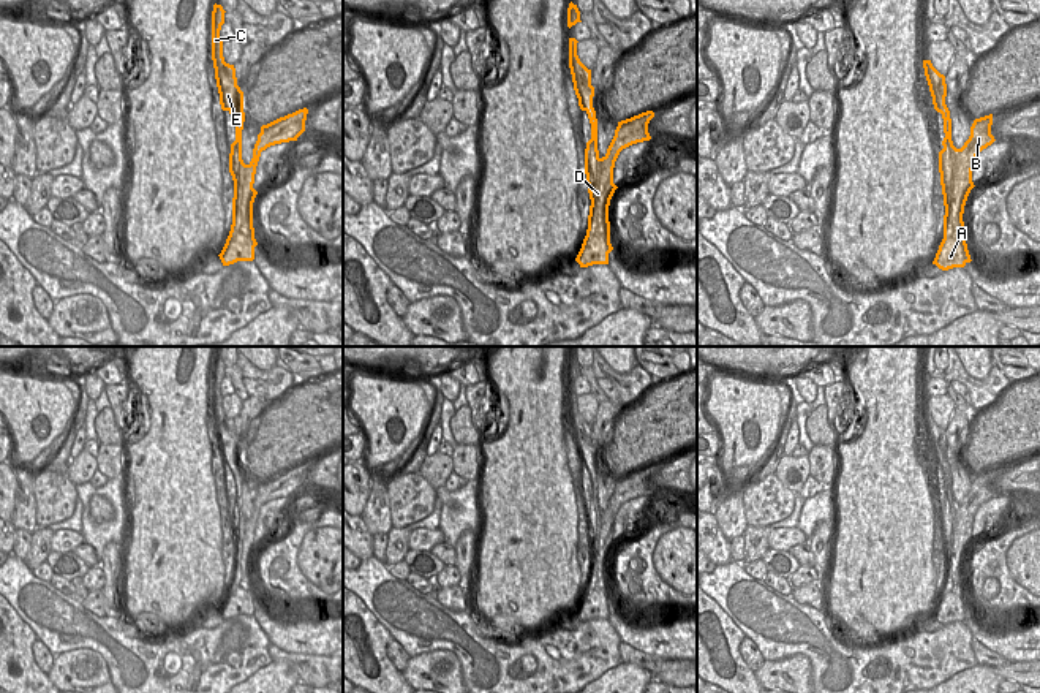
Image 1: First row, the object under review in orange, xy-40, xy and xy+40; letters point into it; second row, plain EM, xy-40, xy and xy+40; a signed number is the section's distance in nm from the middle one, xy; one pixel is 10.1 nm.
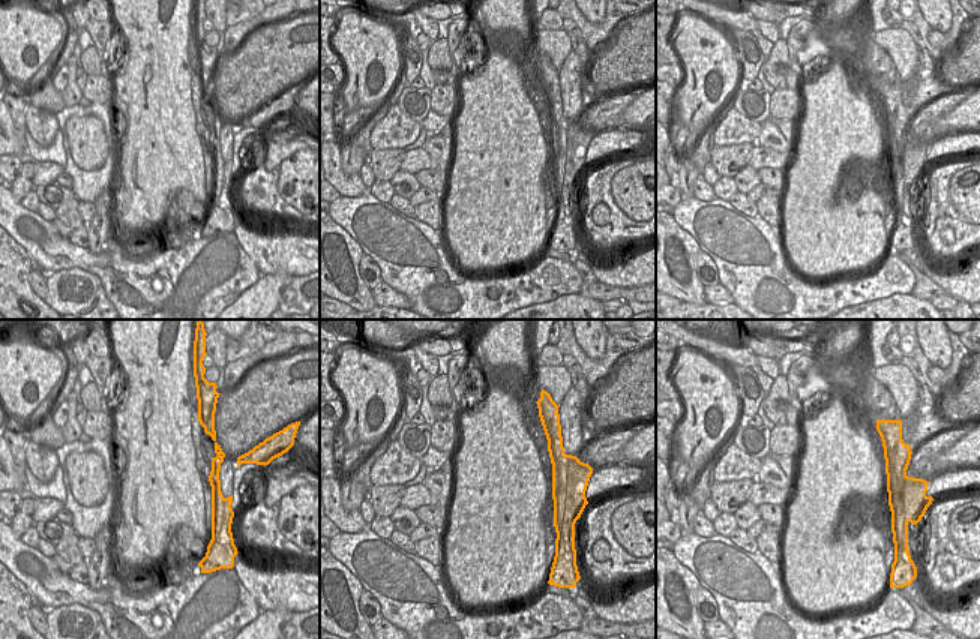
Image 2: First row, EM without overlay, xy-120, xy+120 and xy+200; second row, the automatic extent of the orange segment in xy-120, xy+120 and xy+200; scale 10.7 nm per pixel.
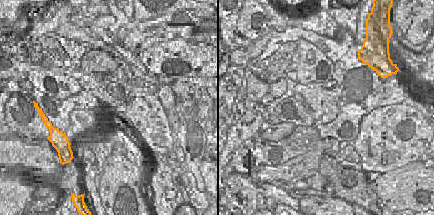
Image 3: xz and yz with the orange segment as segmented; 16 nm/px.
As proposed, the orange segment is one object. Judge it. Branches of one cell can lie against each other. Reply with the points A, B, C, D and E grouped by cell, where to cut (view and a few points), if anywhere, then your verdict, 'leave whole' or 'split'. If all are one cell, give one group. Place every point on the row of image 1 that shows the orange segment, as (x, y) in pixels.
A / B C D E | xy-40 (229, 233), (253, 236) | split

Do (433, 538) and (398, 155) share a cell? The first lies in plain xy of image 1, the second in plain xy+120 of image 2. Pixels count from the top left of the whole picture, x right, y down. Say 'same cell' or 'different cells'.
different cells

